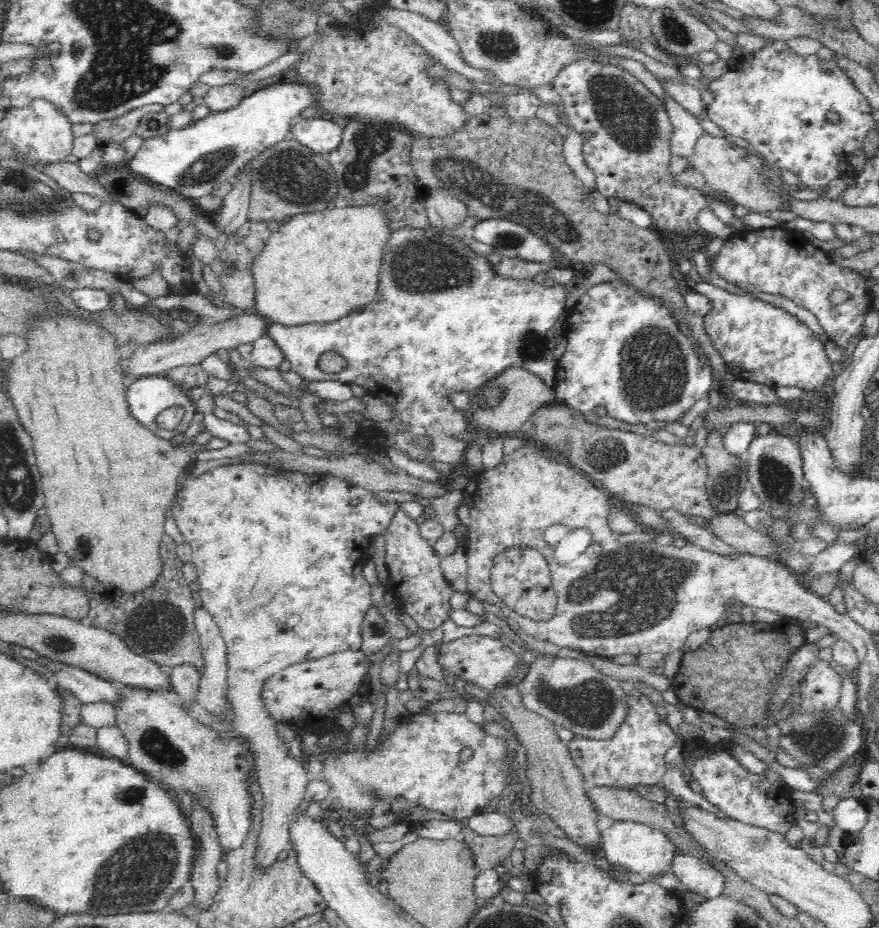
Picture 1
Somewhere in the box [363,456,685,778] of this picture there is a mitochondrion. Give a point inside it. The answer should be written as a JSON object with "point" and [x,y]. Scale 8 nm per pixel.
{"point":[590,703]}

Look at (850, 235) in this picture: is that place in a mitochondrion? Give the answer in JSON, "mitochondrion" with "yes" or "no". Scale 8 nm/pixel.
{"mitochondrion":"no"}

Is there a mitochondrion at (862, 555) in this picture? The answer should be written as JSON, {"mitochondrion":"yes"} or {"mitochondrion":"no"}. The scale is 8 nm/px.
{"mitochondrion":"no"}

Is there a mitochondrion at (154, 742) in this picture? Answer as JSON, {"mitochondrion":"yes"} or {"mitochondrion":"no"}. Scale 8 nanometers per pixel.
{"mitochondrion":"yes"}

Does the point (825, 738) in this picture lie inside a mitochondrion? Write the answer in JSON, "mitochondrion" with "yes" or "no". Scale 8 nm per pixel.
{"mitochondrion":"yes"}

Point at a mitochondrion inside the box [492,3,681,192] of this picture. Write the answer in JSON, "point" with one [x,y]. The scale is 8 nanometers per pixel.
{"point":[627,113]}

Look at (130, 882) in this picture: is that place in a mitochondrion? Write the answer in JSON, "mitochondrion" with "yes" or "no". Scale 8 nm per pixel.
{"mitochondrion":"yes"}

